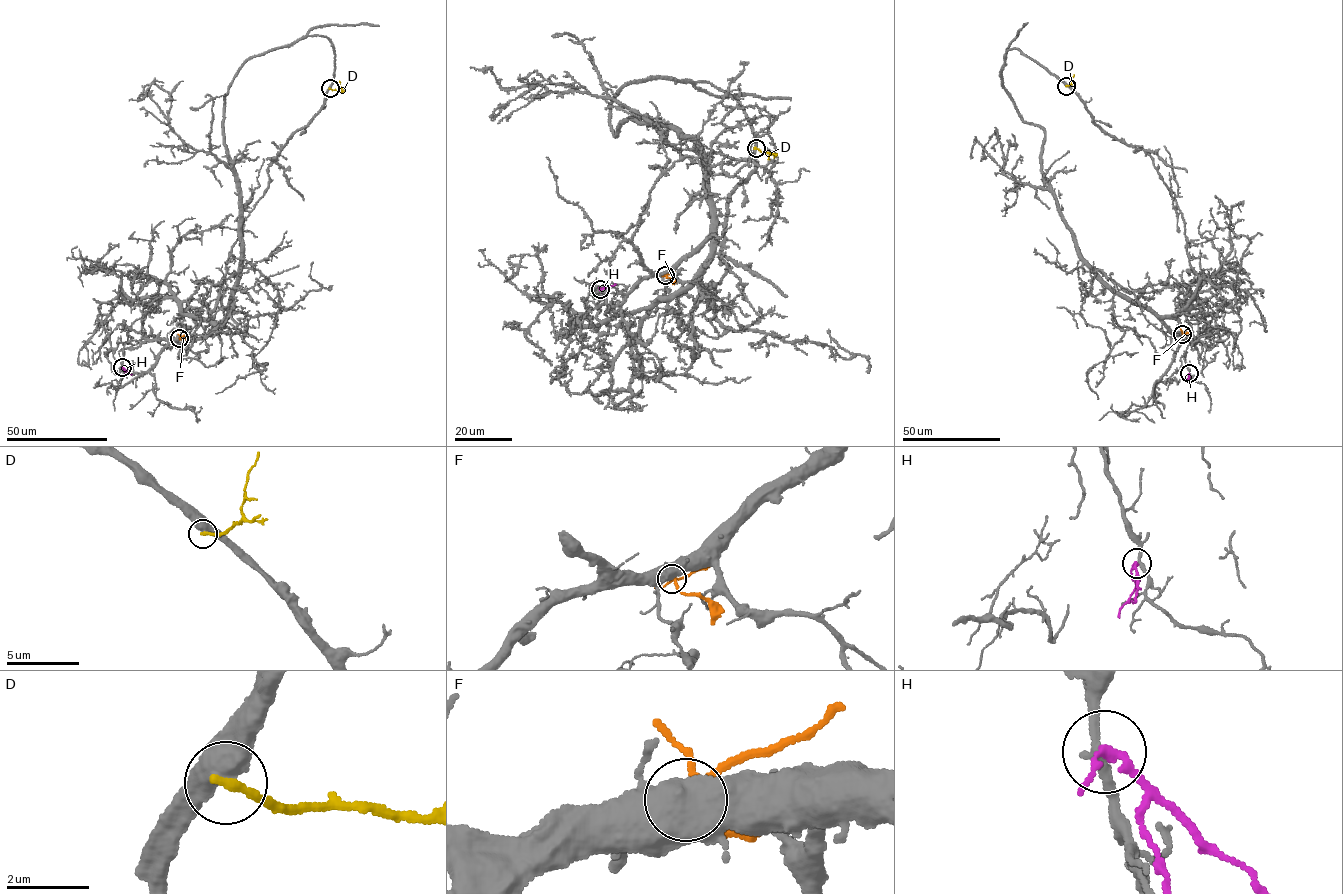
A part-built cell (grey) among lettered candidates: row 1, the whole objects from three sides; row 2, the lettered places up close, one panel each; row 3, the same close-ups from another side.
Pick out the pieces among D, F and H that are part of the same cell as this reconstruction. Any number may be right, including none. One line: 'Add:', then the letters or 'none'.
Add: none

